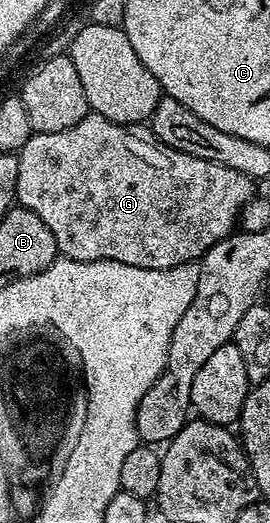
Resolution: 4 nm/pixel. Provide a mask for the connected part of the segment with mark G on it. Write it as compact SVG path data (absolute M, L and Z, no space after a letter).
M89 111L88 116L82 118L82 122L78 122L78 126L70 126L70 130L38 132L29 136L18 155L20 161L18 162L16 199L19 207L29 208L34 214L38 214L38 218L42 218L42 222L46 222L46 226L50 226L50 234L54 234L57 253L69 260L81 260L82 262L109 260L110 262L122 262L126 266L153 268L154 270L199 261L200 257L206 254L206 250L210 250L210 246L222 242L222 238L229 236L237 227L240 212L254 198L254 192L252 192L254 182L246 174L240 174L238 170L230 170L230 166L218 166L214 162L206 162L202 158L182 154L182 150L174 150L166 146L147 127L115 124L93 111Z

